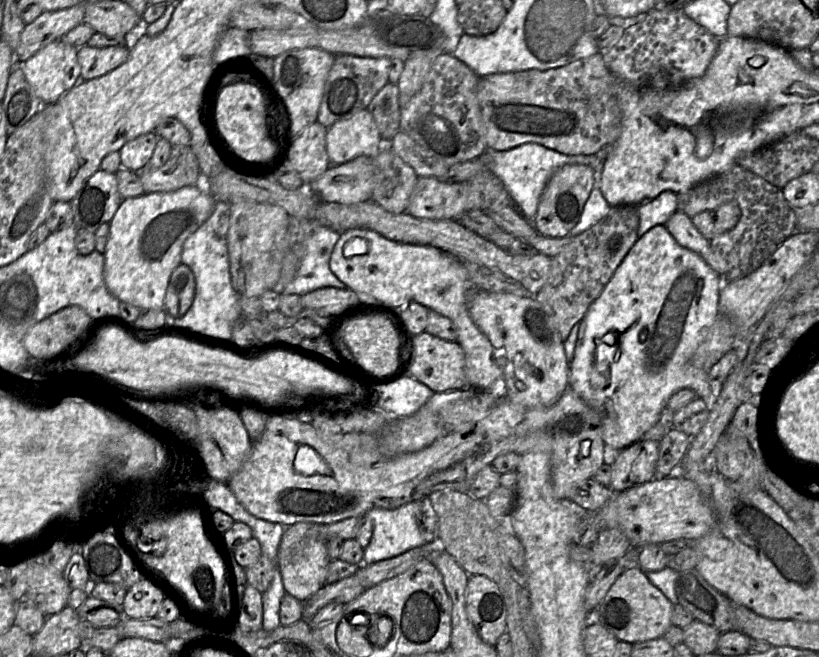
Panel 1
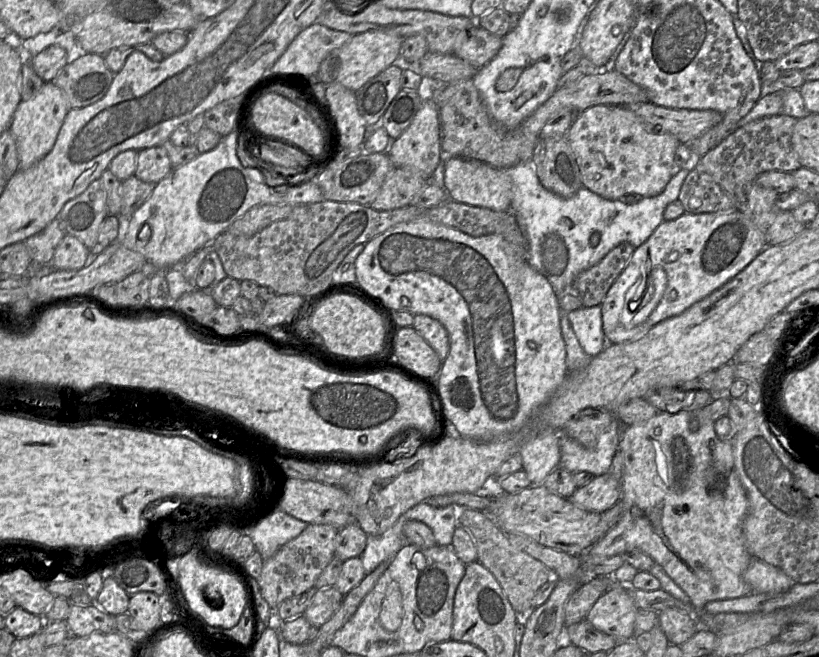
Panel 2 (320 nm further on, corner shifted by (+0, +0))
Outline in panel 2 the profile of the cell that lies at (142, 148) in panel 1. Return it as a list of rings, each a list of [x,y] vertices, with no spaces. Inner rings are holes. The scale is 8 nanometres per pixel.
[[[161,145],[138,151],[134,174],[138,179],[156,185],[169,175],[172,169],[168,153]]]

